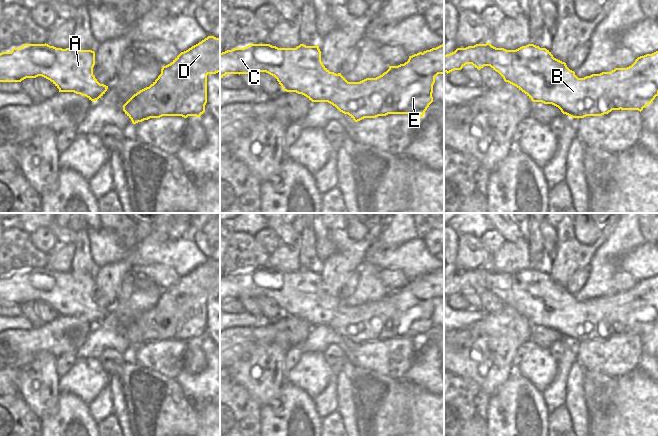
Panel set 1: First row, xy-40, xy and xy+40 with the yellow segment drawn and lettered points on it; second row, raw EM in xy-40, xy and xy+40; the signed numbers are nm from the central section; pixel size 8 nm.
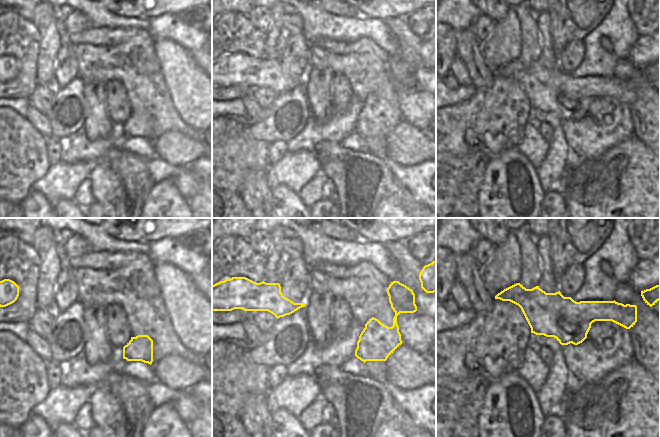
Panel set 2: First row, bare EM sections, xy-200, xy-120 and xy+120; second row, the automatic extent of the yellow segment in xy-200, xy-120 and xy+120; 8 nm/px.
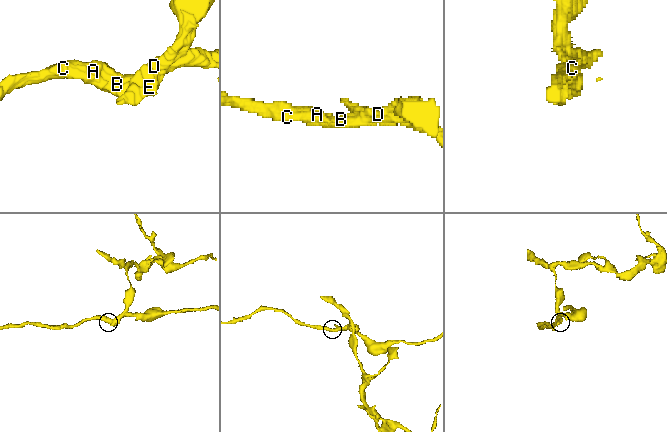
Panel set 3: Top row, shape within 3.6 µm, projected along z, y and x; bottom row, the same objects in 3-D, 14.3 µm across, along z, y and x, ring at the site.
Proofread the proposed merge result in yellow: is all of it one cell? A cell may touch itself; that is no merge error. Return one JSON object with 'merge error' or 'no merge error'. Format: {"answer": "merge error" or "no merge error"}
{"answer": "merge error"}

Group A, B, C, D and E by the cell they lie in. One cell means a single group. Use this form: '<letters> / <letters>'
A B C E / D

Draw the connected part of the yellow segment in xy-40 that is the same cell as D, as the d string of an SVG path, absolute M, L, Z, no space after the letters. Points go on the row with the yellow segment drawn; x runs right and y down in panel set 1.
M208 36L188 50L181 52L170 64L163 66L161 76L157 78L149 89L144 91L138 100L126 102L123 111L133 124L160 118L175 116L177 103L171 101L171 95L177 94L177 82L186 68L194 64L208 66L211 57L220 49L220 38Z

